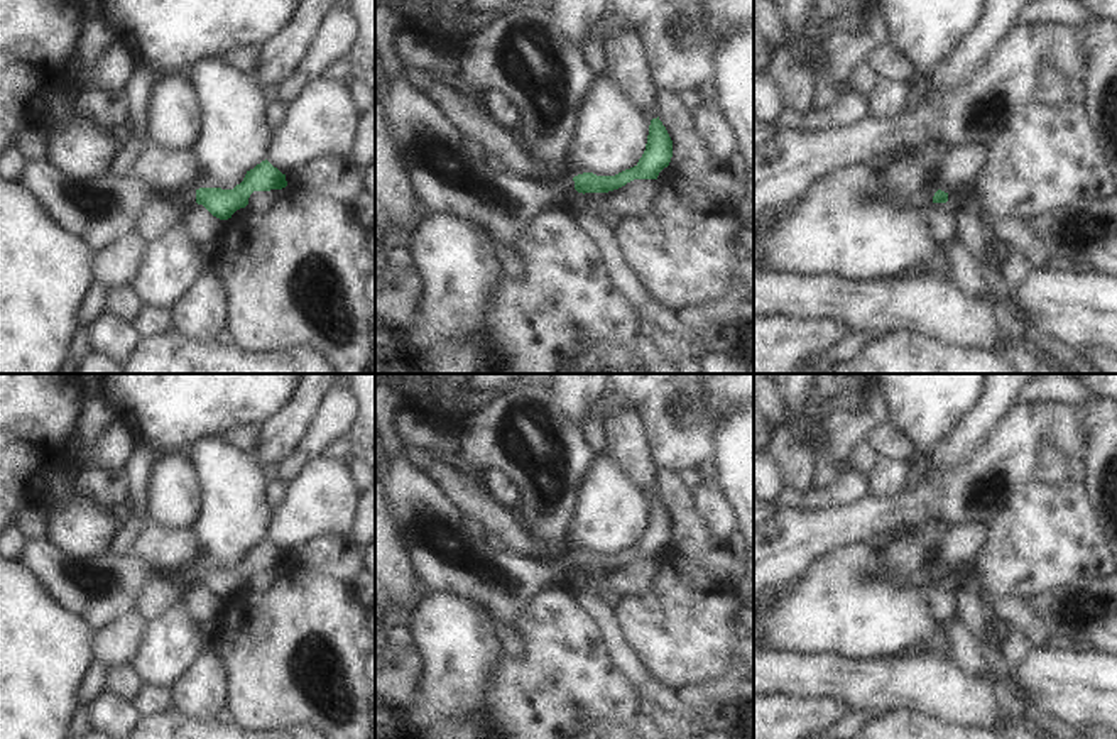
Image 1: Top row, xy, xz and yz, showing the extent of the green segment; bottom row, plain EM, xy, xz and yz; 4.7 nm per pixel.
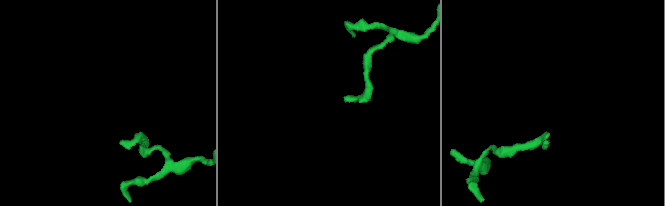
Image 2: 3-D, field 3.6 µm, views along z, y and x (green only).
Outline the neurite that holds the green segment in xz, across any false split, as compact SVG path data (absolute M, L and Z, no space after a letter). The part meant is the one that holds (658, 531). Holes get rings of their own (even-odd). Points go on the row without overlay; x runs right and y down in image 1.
M404 450L389 463L382 463L382 480L390 516L400 529L400 539L406 545L411 565L428 590L451 592L460 599L471 599L490 617L510 627L514 627L519 614L542 588L564 585L575 568L583 573L608 572L634 558L657 558L659 551L669 545L673 536L673 519L657 495L651 499L646 529L634 546L615 555L583 551L575 556L566 555L549 561L539 561L510 550L495 551L485 545L483 538L470 536L461 524L463 514L456 504L433 477L406 458Z

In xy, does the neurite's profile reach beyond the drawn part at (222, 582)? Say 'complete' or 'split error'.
split error

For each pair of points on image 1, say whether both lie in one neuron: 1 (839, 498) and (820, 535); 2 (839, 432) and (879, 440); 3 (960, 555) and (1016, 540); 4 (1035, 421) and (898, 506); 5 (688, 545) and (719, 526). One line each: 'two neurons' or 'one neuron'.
1: two neurons
2: two neurons
3: two neurons
4: one neuron
5: two neurons

